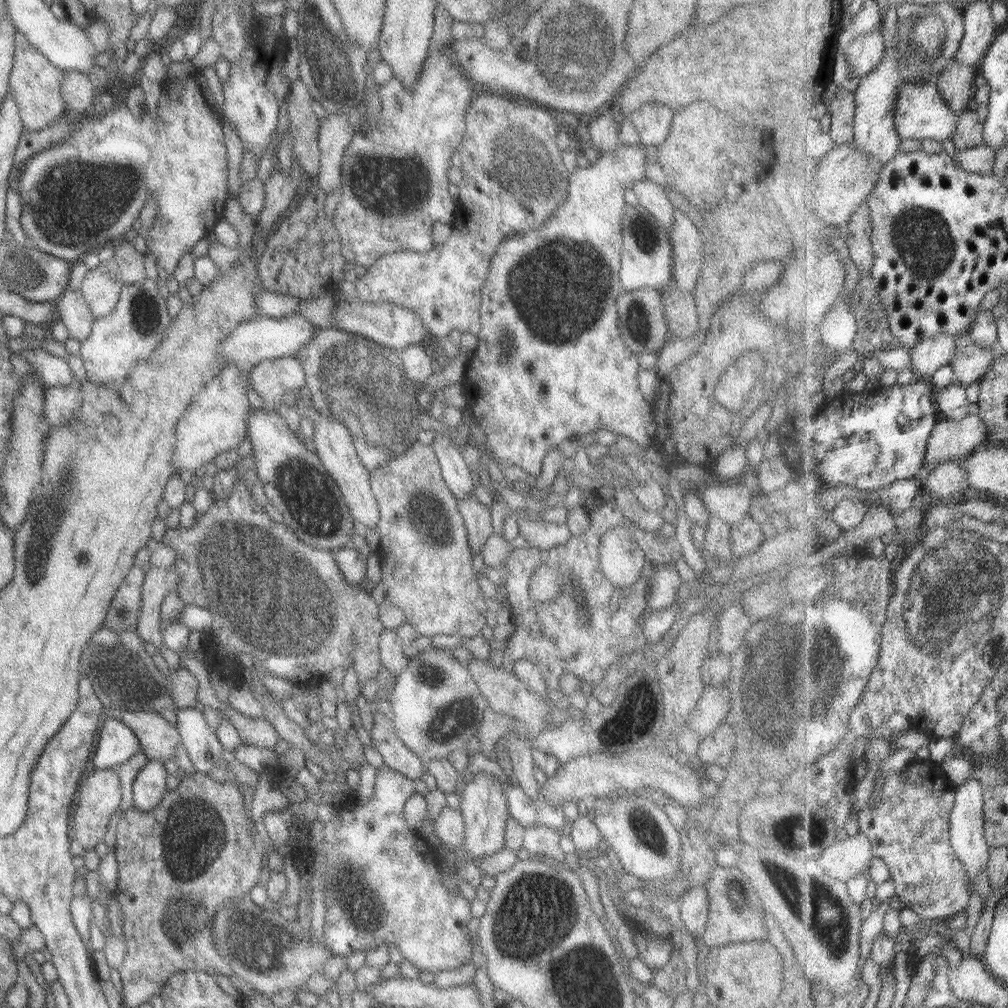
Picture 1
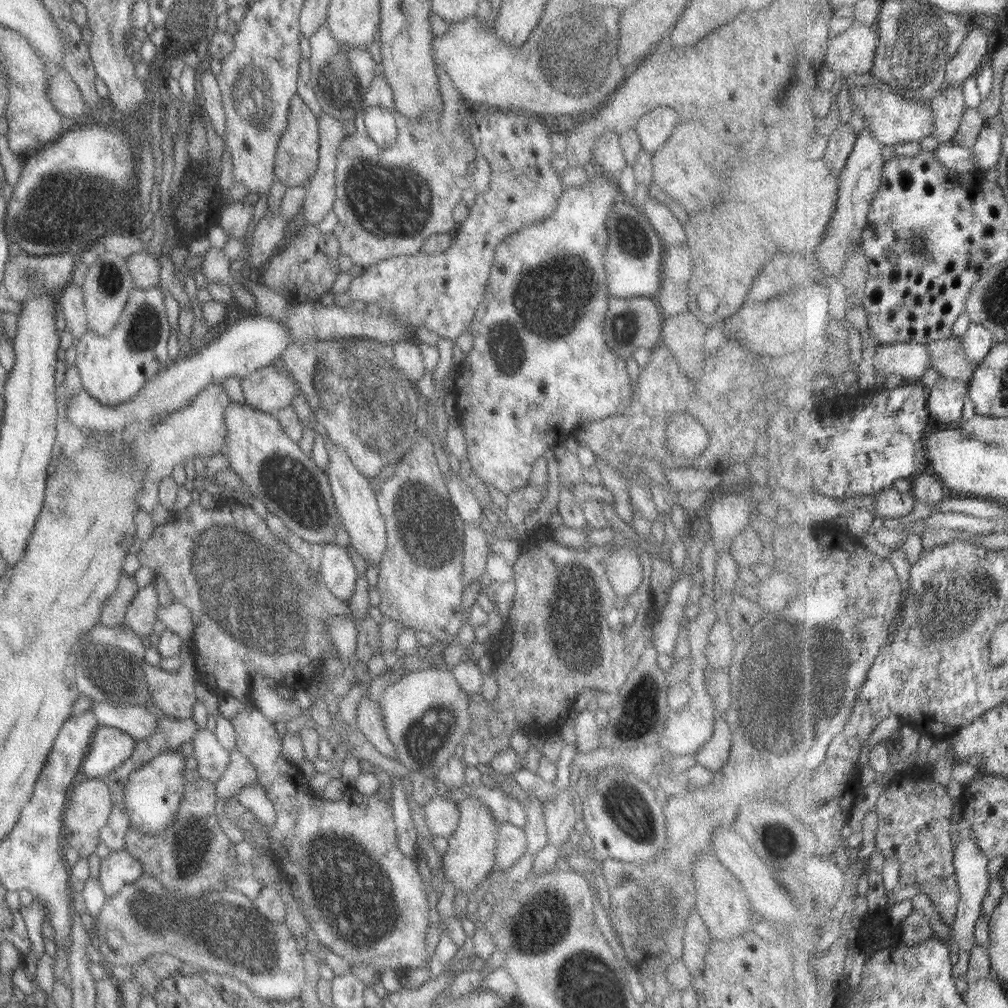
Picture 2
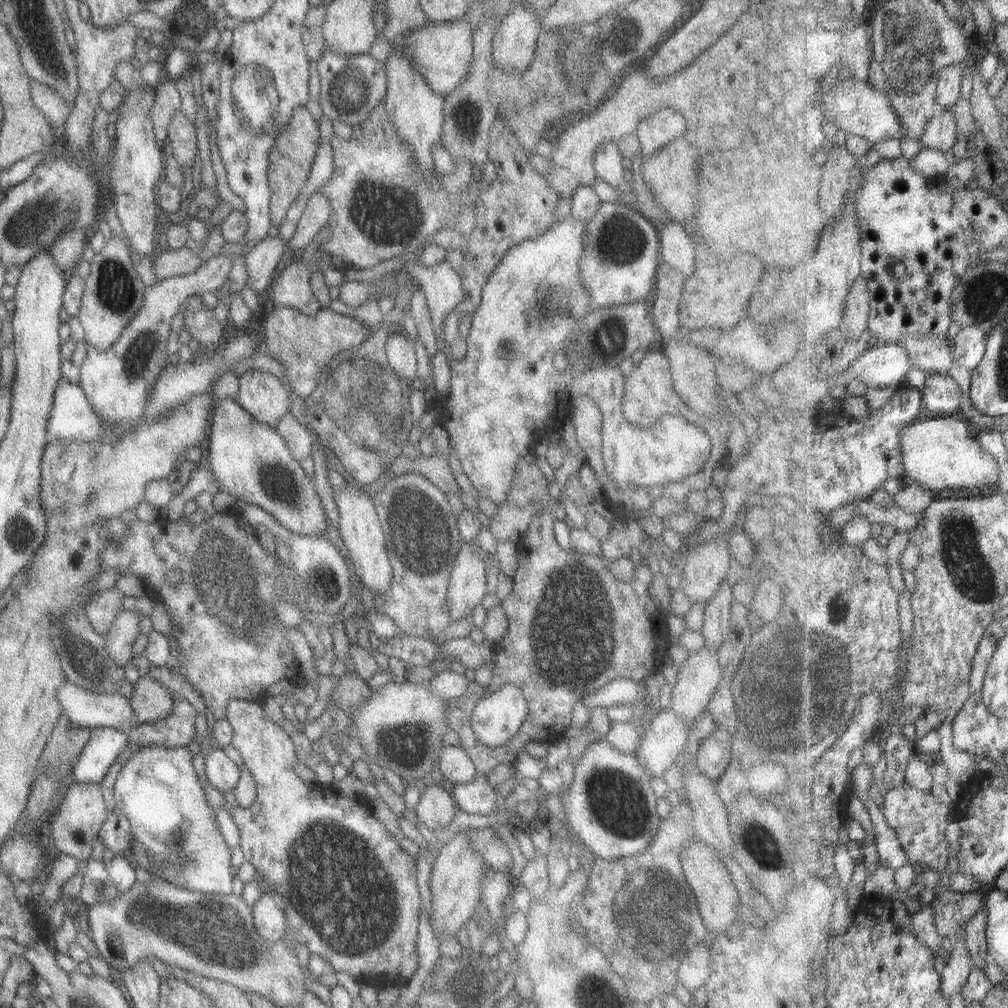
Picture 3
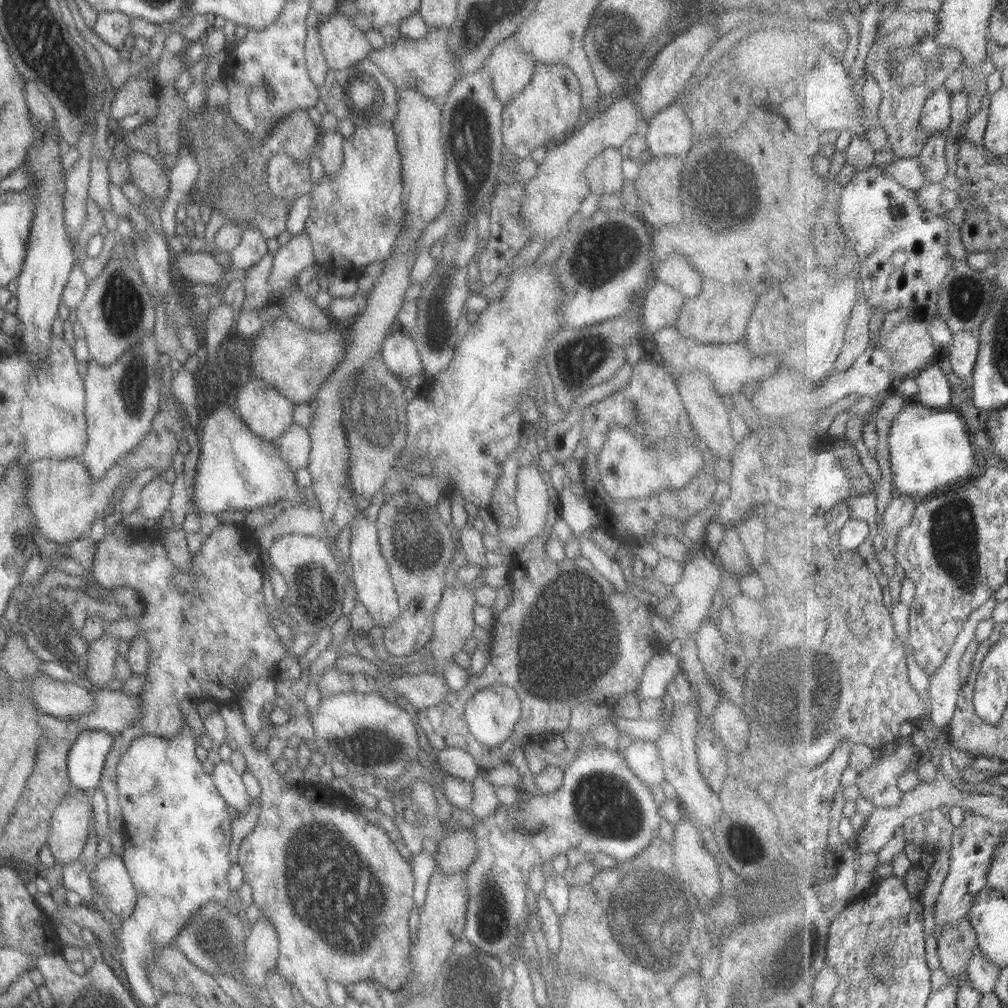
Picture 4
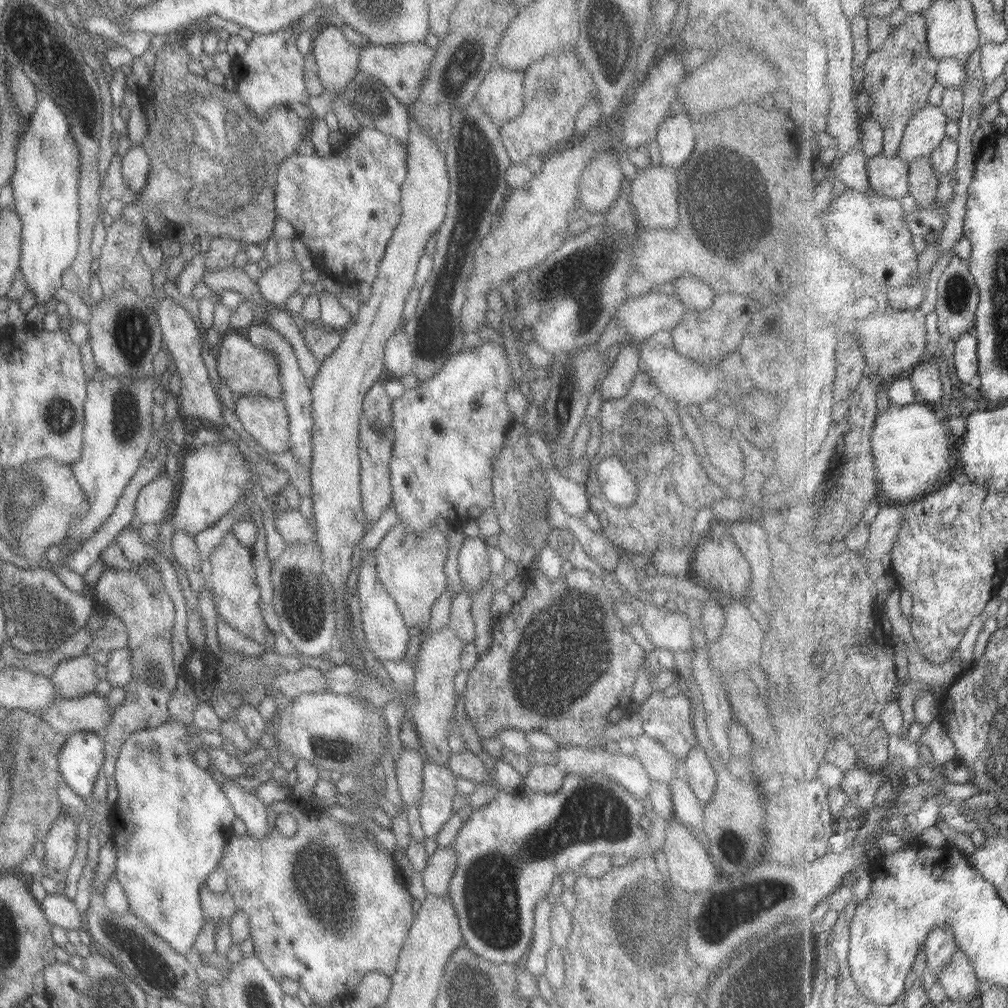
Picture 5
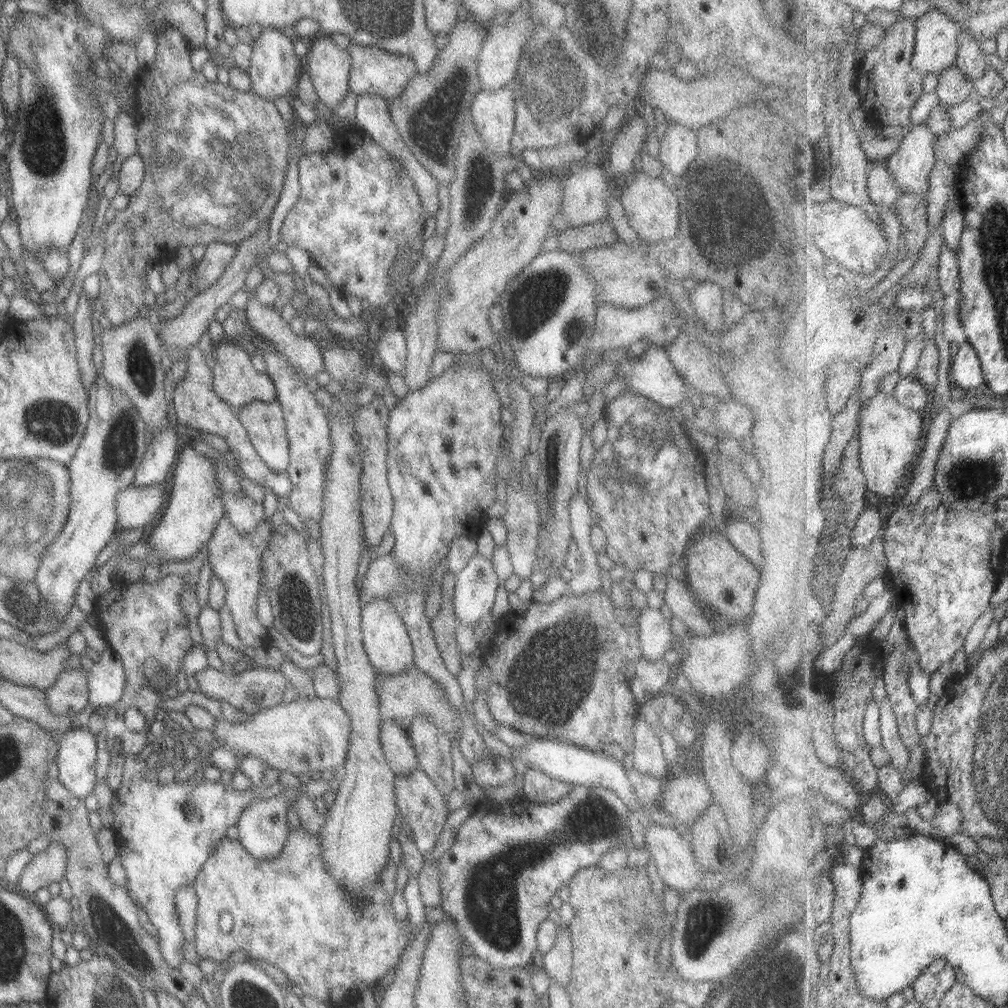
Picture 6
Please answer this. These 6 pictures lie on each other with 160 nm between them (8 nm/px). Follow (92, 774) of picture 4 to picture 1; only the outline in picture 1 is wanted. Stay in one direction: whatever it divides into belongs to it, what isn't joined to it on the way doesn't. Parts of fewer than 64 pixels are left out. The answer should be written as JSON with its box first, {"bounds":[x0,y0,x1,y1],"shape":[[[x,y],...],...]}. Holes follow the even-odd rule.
{"bounds":[88,716,139,769],"shape":[[[106,716],[99,723],[88,769],[115,769],[130,756],[139,752],[135,733],[117,719],[113,719],[113,716]]]}

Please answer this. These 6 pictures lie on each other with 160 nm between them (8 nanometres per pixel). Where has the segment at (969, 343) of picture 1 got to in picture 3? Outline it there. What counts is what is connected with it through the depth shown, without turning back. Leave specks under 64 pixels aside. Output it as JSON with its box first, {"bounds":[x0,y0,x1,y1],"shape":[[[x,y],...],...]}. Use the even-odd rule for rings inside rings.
{"bounds":[899,336,954,375],"shape":[[[903,336],[899,344],[907,349],[911,368],[920,368],[928,373],[951,375],[954,364],[954,343],[947,338],[935,336]]]}

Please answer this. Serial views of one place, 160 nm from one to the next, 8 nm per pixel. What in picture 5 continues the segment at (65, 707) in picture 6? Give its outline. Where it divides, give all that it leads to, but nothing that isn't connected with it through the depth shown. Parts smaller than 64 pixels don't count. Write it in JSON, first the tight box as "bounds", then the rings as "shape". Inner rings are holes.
{"bounds":[50,654,100,699],"shape":[[[81,654],[76,658],[65,659],[53,671],[53,675],[50,677],[51,685],[57,693],[57,697],[61,699],[71,699],[83,697],[87,694],[94,693],[98,678],[96,677],[96,668],[100,665],[96,662],[96,654]]]}

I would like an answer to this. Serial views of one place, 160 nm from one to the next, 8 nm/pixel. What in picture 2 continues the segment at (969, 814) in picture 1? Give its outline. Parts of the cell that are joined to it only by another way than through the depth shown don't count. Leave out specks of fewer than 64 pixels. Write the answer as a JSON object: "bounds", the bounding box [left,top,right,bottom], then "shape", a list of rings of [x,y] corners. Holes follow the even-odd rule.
{"bounds":[952,814,992,956],"shape":[[[964,814],[960,816],[960,840],[955,843],[954,863],[956,866],[956,874],[958,875],[958,883],[961,890],[962,901],[959,903],[958,914],[955,922],[952,924],[952,938],[958,944],[959,951],[965,952],[969,950],[969,956],[976,946],[973,941],[973,934],[975,934],[975,924],[981,918],[983,910],[983,901],[985,900],[988,886],[992,880],[992,876],[987,872],[989,866],[989,859],[987,855],[977,846],[976,840],[972,835],[972,830],[964,818]]]}

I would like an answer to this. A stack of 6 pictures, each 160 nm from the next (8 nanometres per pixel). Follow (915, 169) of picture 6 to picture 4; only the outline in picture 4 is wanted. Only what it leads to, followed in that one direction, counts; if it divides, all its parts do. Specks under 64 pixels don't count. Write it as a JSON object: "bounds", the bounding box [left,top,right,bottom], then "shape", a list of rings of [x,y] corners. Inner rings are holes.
{"bounds":[919,87,953,139],"shape":[[[942,87],[925,102],[919,121],[920,127],[929,139],[950,128],[952,123],[952,94],[953,92],[949,93]]]}

